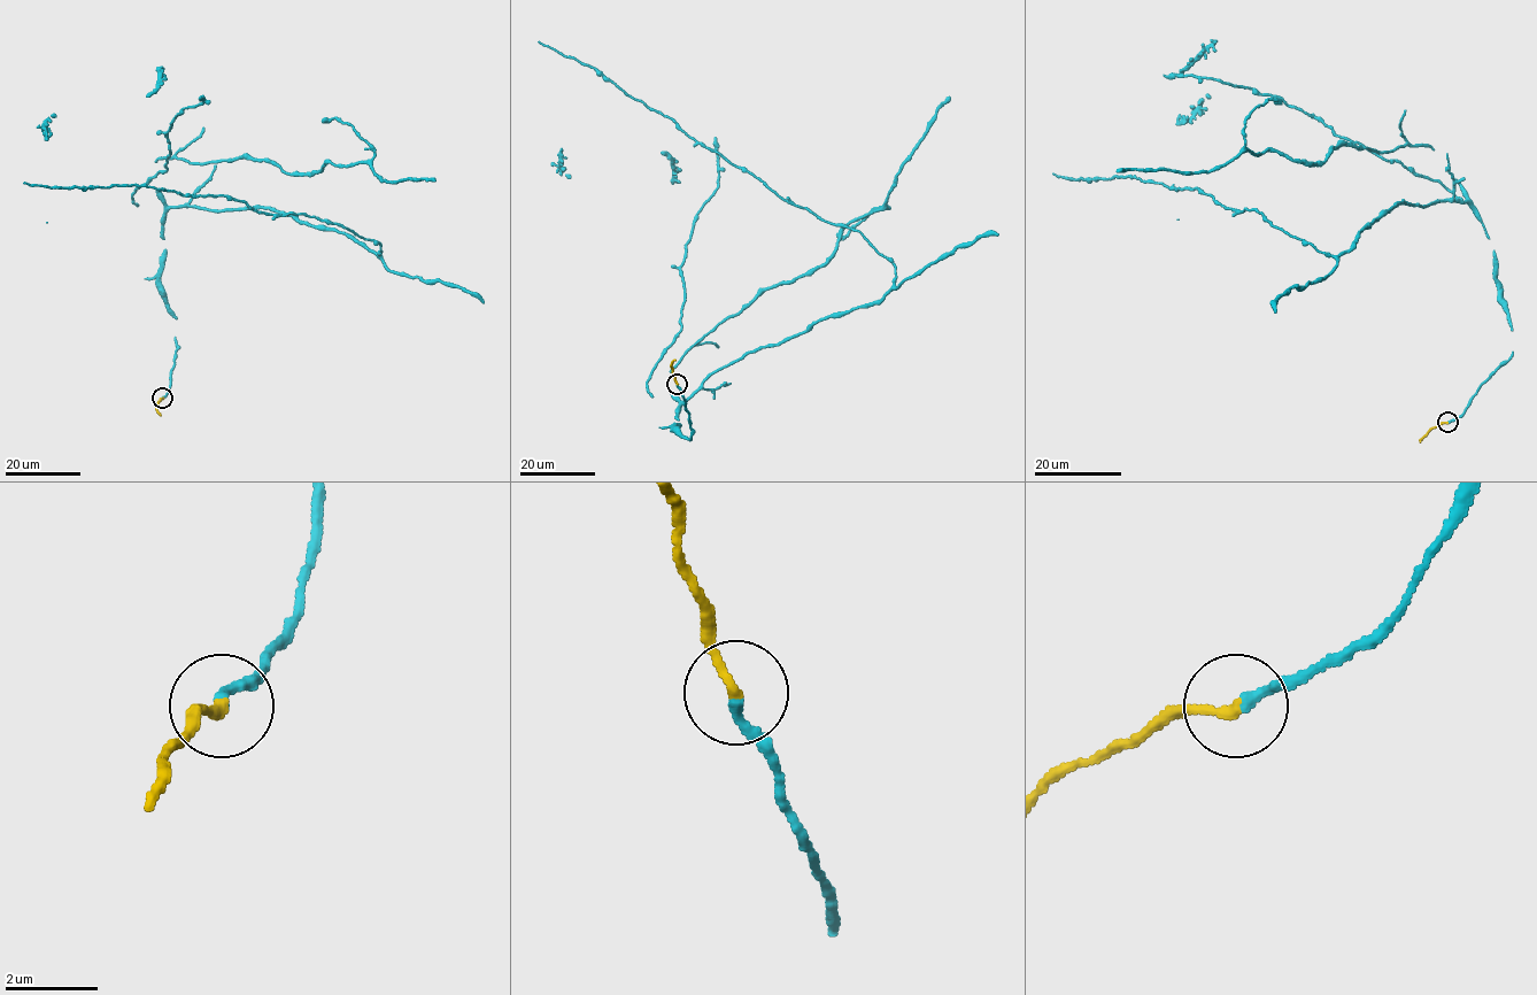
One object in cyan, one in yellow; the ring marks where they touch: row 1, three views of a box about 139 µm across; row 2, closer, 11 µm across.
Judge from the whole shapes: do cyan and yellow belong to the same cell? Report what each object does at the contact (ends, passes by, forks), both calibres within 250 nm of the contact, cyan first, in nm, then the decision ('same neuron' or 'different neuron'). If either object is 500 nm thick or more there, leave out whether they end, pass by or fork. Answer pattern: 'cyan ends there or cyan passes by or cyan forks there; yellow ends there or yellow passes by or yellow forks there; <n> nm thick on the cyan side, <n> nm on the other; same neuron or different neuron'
cyan ends there; yellow ends there; 240 nm thick on the cyan side, 220 nm on the other; same neuron

